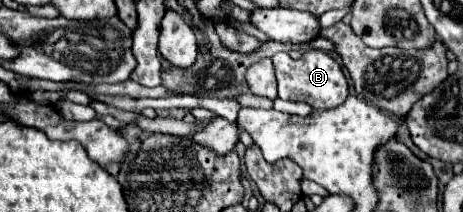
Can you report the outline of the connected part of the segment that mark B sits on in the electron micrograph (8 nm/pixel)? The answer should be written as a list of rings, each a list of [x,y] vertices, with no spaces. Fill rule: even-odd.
[[[307,50],[301,54],[299,60],[293,60],[287,52],[279,52],[271,60],[275,66],[281,100],[307,102],[313,108],[335,108],[341,106],[349,96],[349,82],[339,62],[323,50]]]

